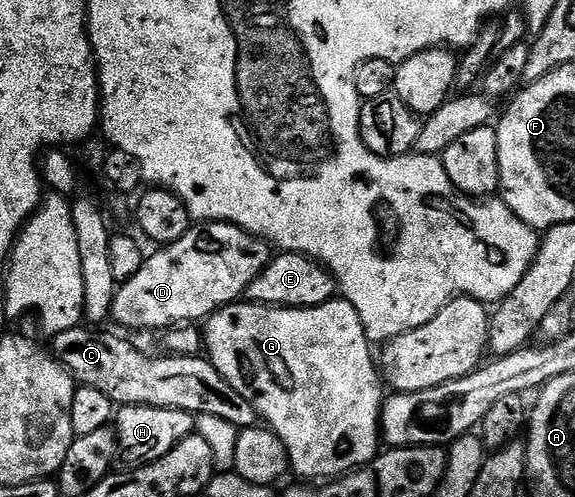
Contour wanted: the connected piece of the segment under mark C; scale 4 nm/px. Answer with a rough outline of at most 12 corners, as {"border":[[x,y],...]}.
{"border":[[78,325],[52,354],[80,386],[123,407],[179,409],[258,426],[208,358],[148,359]]}

